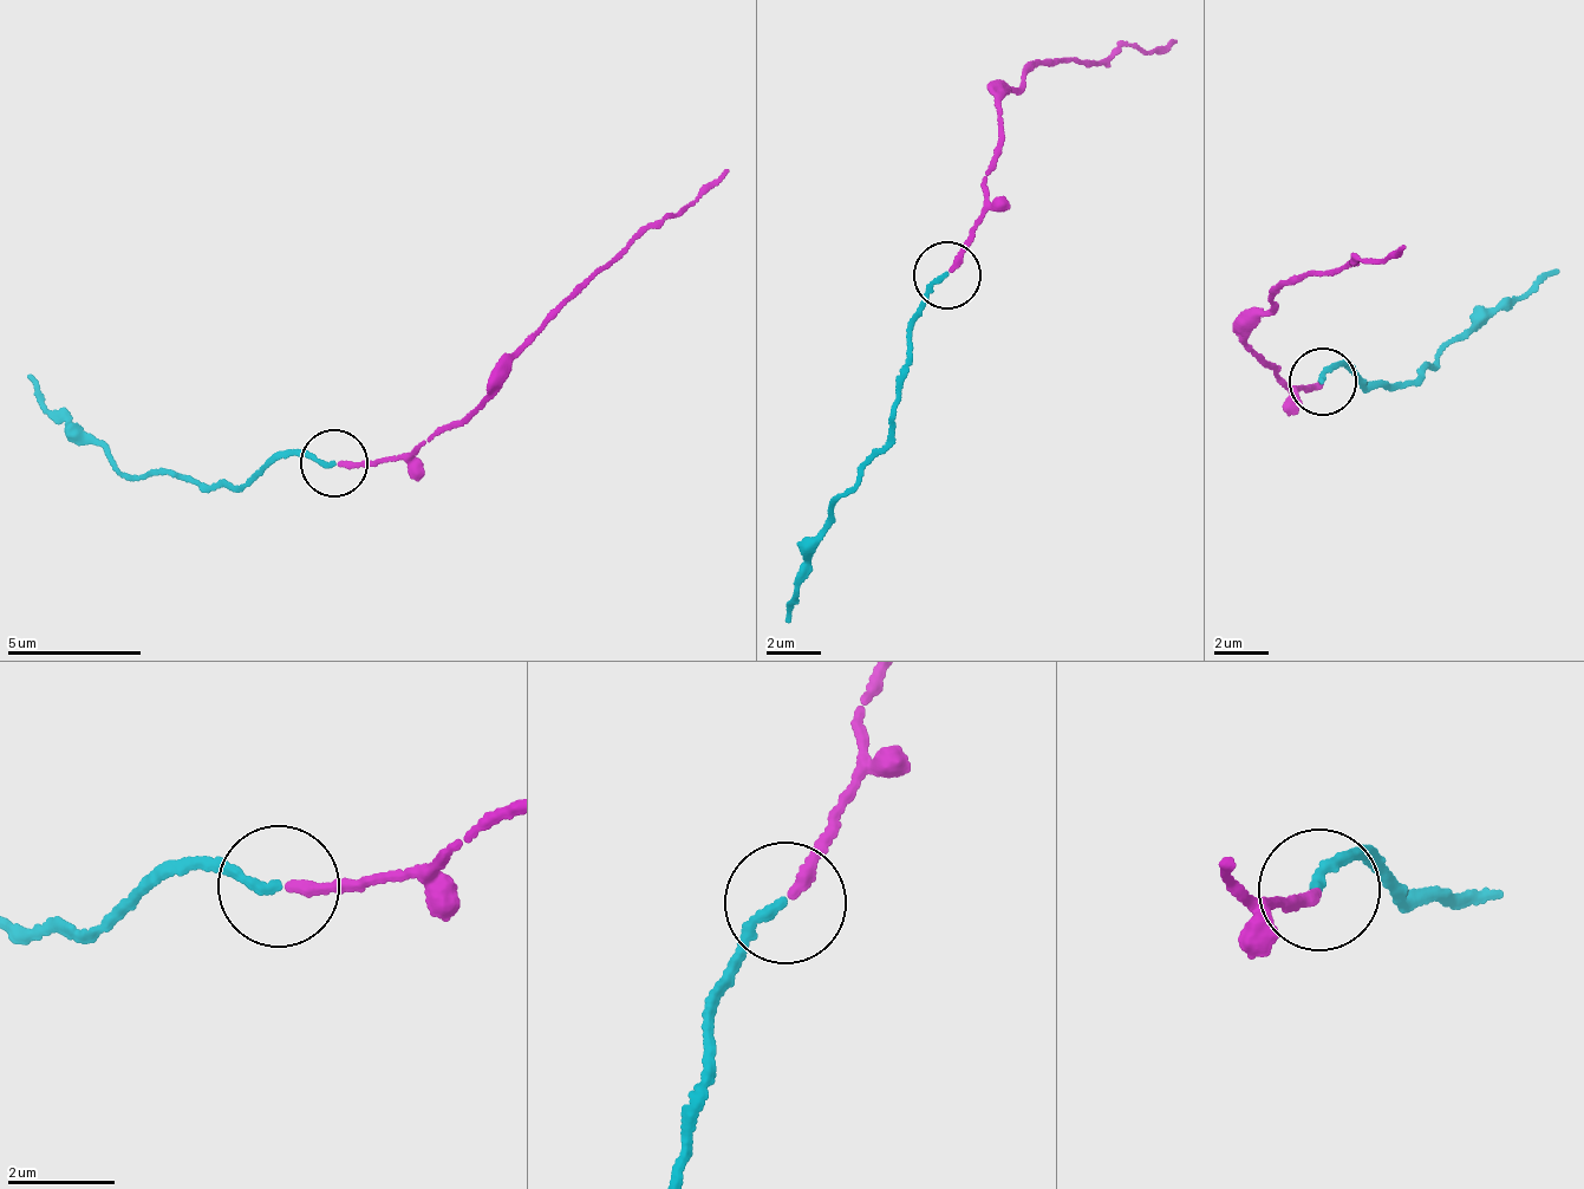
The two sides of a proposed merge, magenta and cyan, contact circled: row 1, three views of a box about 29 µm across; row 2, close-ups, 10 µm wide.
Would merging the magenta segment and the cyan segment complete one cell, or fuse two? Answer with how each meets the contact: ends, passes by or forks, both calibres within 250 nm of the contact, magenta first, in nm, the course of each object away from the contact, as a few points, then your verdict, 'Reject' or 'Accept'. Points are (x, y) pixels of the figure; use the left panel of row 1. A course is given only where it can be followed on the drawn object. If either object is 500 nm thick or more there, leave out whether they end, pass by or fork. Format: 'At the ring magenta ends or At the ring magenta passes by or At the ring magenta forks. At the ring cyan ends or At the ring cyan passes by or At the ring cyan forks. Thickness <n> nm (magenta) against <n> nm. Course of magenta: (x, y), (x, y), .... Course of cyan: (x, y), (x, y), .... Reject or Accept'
At the ring magenta ends. At the ring cyan ends. Thickness 200 nm (magenta) against 180 nm. Course of magenta: (336, 466), (393, 461), (491, 388), (559, 307), (729, 170). Course of cyan: (336, 466), (288, 452), (232, 488), (196, 480), (132, 479), (44, 410), (28, 375). Reject

